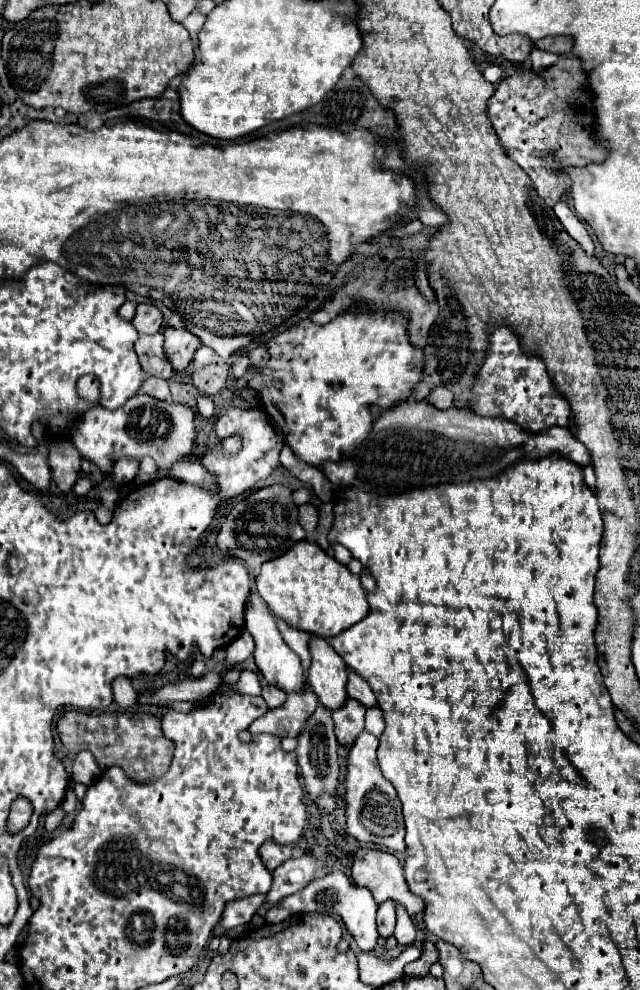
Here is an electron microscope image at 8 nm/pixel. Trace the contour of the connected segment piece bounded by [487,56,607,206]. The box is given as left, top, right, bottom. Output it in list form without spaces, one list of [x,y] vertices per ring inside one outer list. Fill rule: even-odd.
[[[567,56],[541,74],[529,70],[501,80],[487,102],[487,116],[503,150],[527,172],[537,194],[549,206],[557,204],[571,188],[569,176],[563,174],[565,168],[603,162],[607,156],[607,150],[593,136],[593,100],[583,84],[585,74],[579,58]]]

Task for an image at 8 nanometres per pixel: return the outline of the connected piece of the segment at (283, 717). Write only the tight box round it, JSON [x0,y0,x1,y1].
[249,684,315,738]

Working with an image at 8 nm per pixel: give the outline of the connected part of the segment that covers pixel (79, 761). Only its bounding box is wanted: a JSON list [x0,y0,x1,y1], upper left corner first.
[71,752,101,786]

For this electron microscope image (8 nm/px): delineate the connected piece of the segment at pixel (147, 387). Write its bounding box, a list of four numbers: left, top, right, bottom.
[141,378,171,402]

